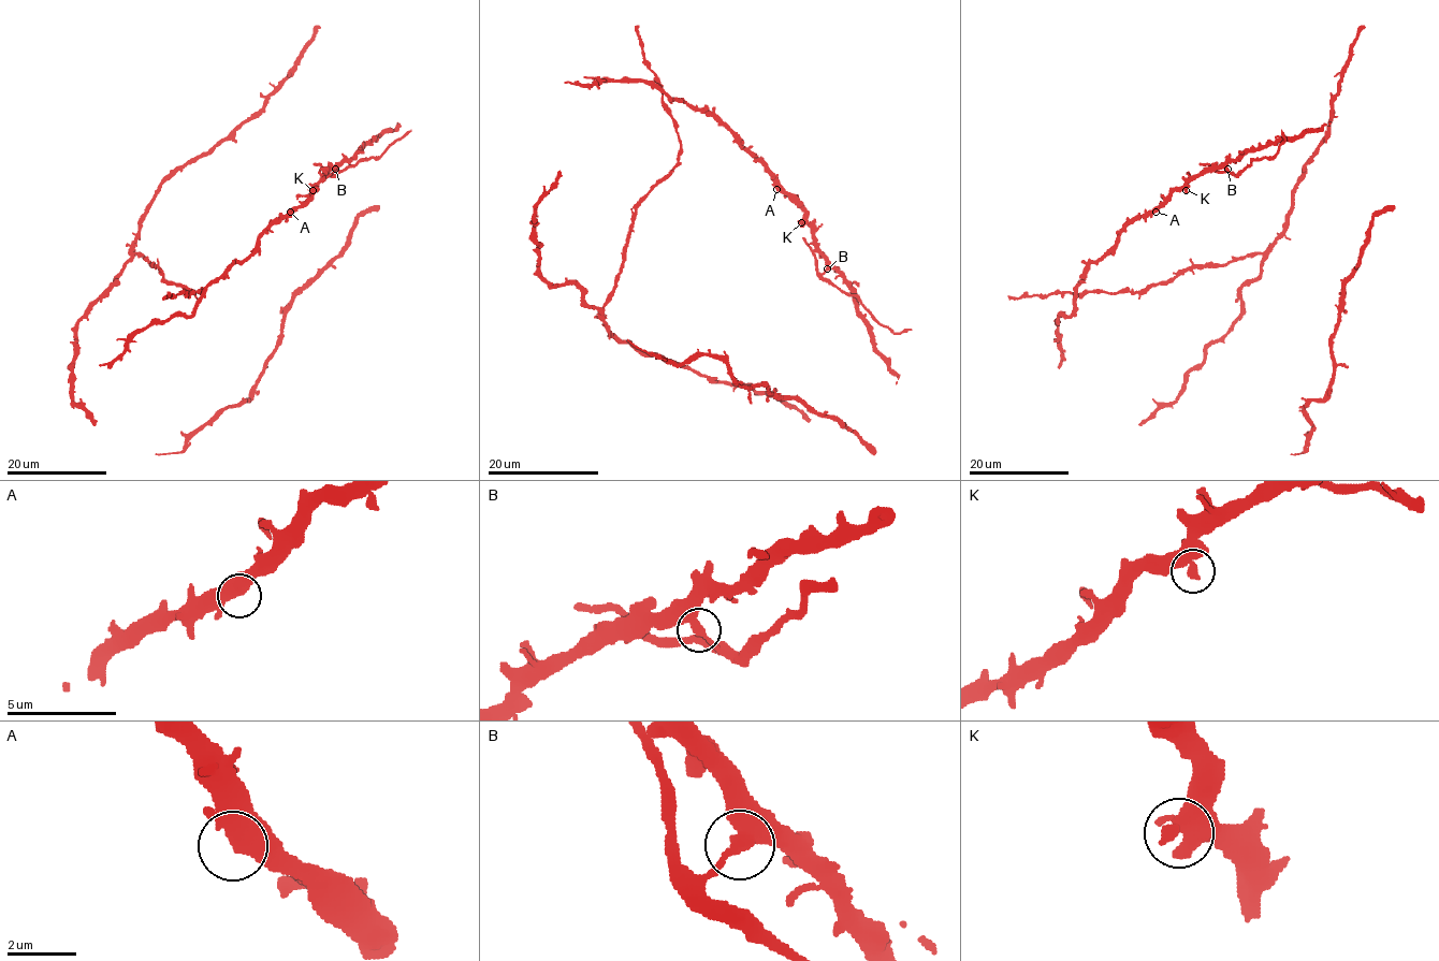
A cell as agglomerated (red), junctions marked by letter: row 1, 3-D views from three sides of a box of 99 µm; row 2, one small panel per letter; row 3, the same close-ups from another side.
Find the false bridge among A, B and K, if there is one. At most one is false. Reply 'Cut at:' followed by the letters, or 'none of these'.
Cut at: B

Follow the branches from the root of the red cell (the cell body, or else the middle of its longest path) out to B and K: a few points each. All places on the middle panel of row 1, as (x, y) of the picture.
B: (781, 184), (804, 210), (804, 220), (812, 230), (828, 268)
K: (781, 184), (804, 210), (801, 222)

